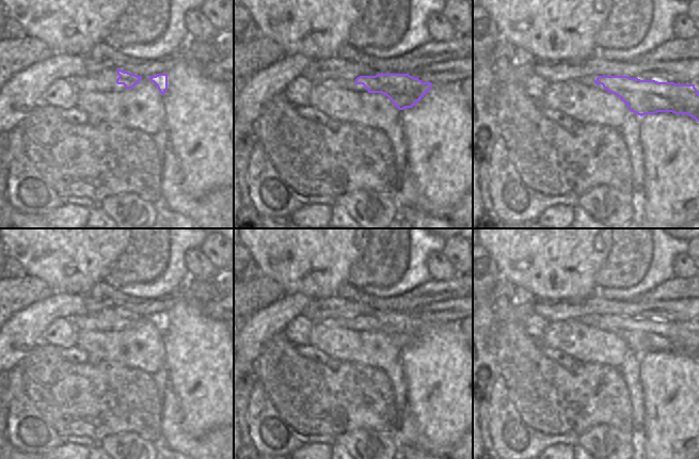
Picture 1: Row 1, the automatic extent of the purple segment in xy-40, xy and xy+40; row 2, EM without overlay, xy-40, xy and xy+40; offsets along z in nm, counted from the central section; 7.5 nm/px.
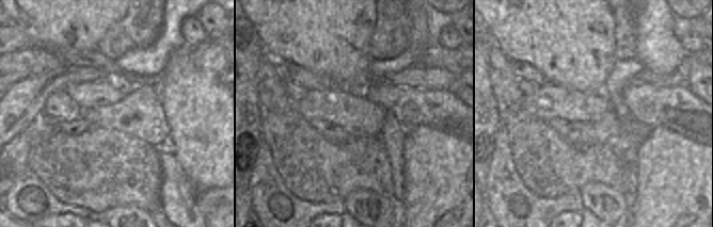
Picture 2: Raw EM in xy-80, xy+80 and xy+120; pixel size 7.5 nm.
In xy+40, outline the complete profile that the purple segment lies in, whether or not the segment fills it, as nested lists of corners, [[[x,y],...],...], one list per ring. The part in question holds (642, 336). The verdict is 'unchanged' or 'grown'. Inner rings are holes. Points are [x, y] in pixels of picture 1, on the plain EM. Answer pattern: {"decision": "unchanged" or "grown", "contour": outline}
{"decision": "grown", "contour": [[[589,315],[583,323],[617,334],[640,355],[657,351],[687,353],[699,361],[699,331],[695,323],[640,319],[627,315]]]}

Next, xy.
{"decision": "grown", "contour": [[[378,313],[341,317],[323,321],[329,326],[337,326],[356,332],[382,332],[386,334],[399,349],[415,345],[432,327],[431,321],[423,321],[409,313]]]}

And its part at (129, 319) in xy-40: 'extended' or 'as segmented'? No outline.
extended

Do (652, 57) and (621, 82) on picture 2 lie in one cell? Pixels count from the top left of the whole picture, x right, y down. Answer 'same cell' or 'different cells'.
different cells

